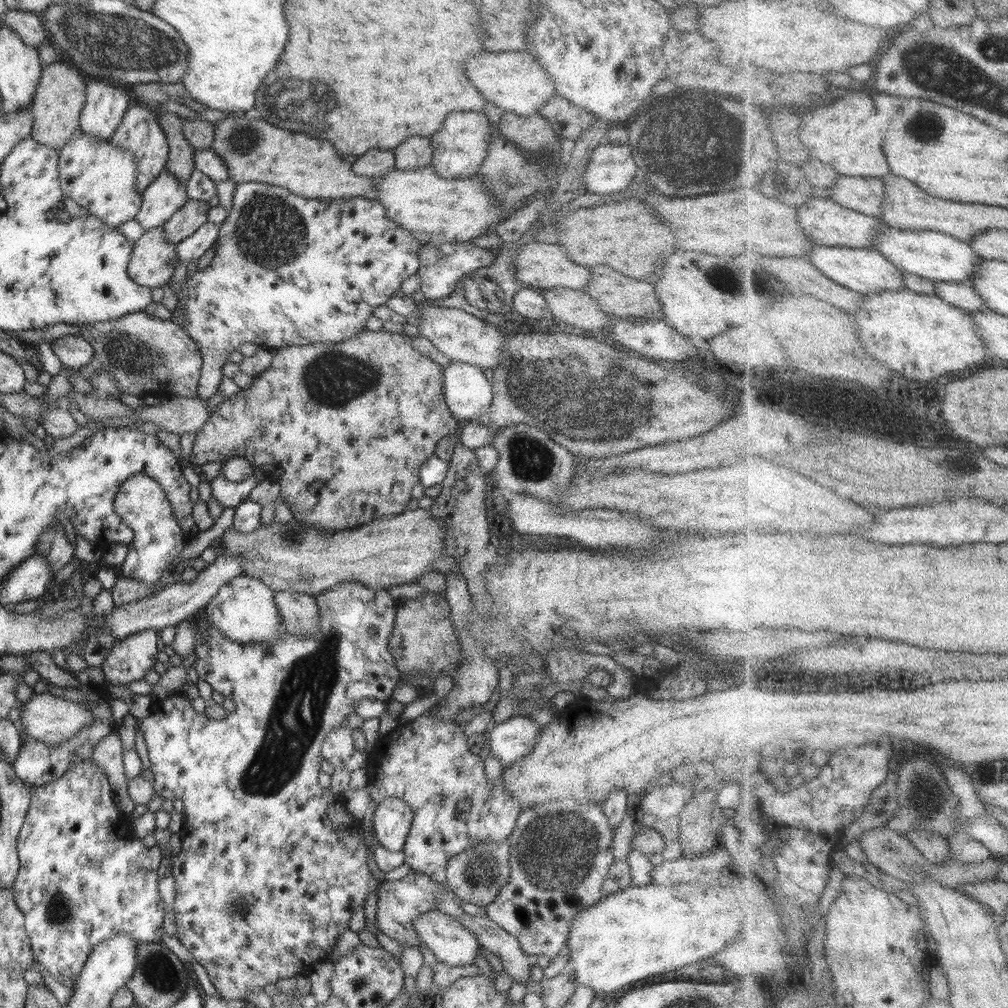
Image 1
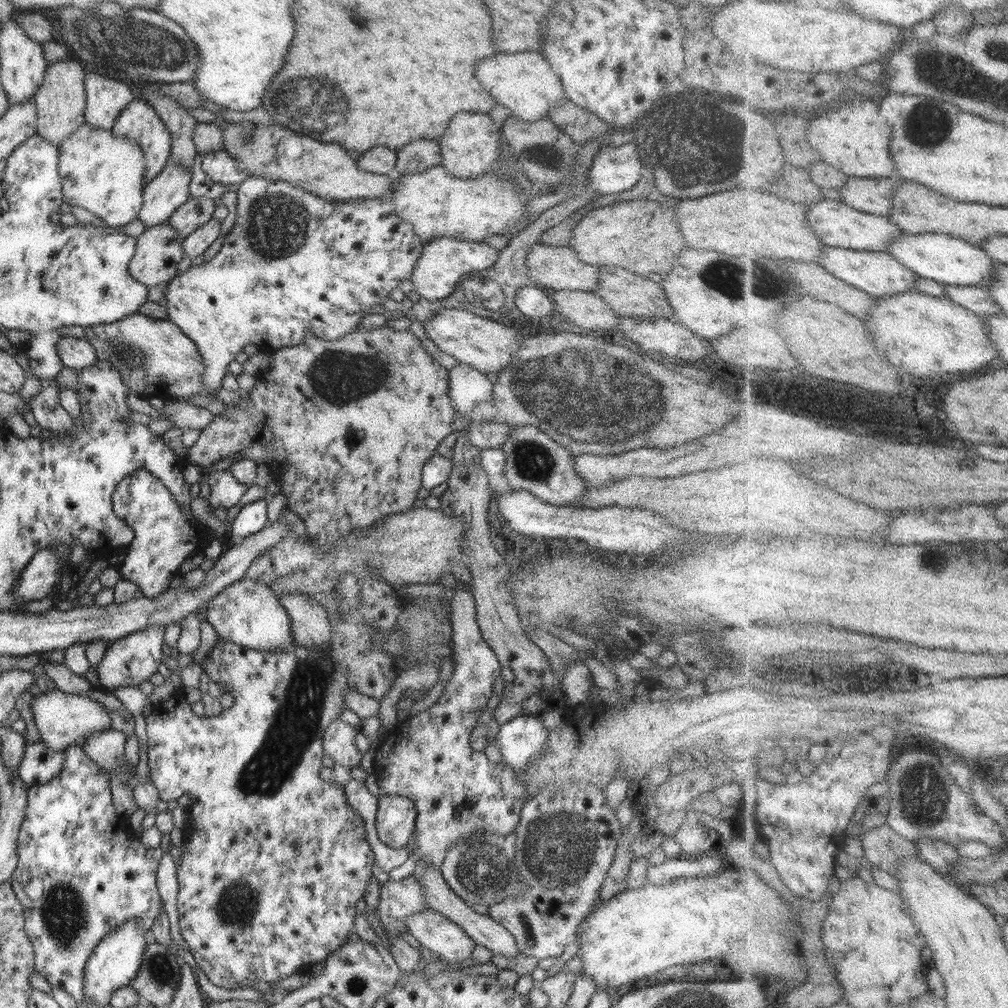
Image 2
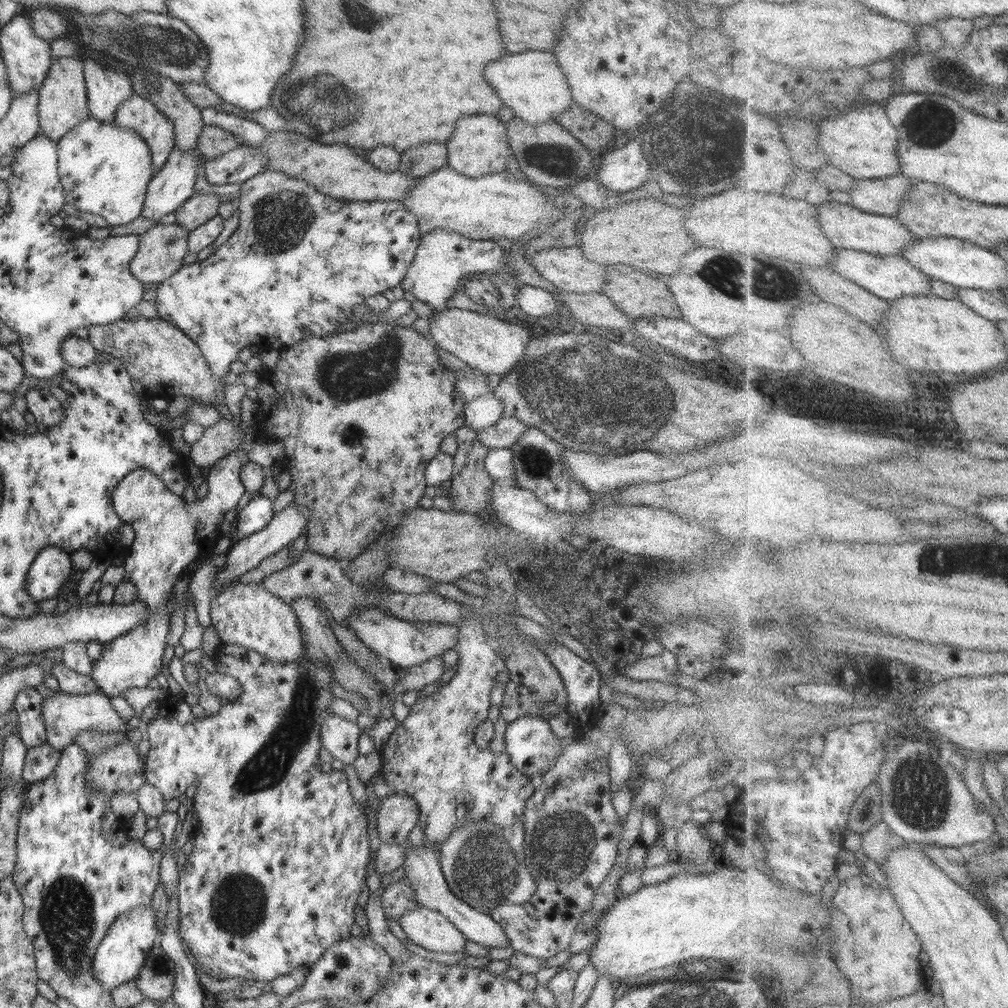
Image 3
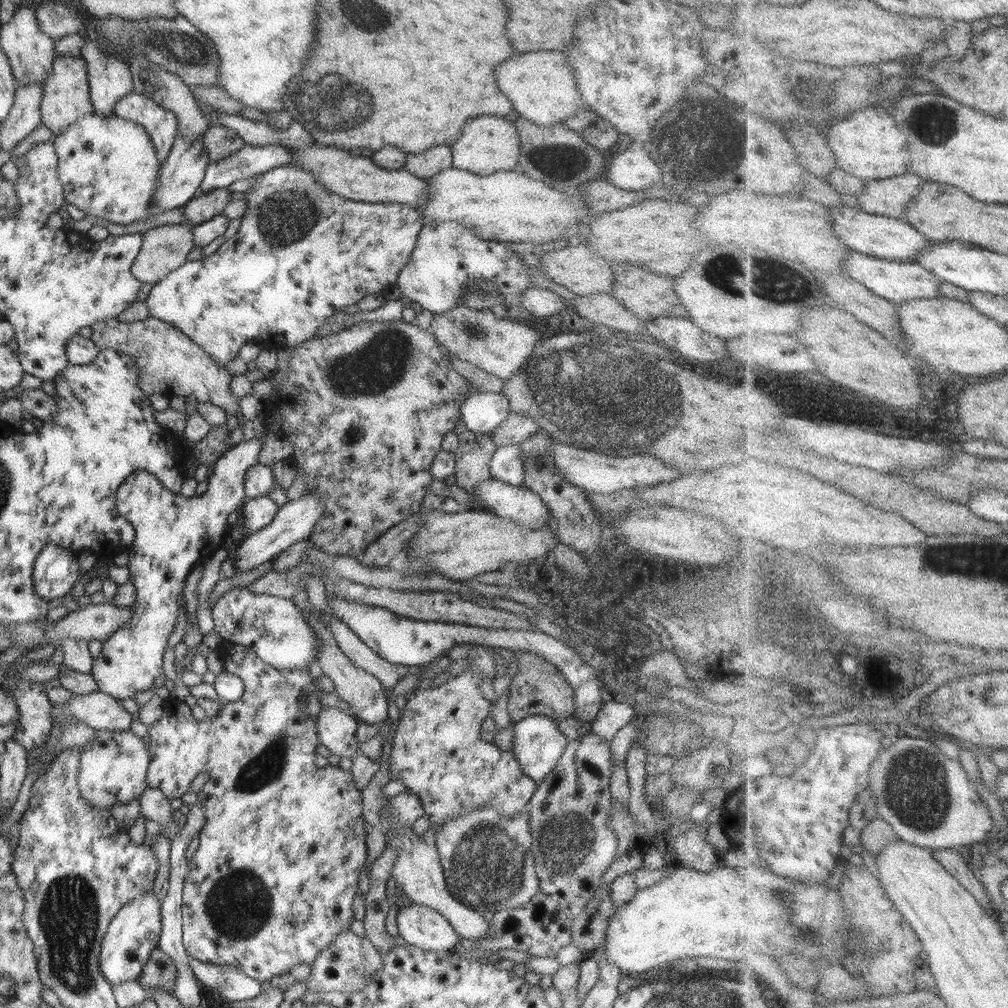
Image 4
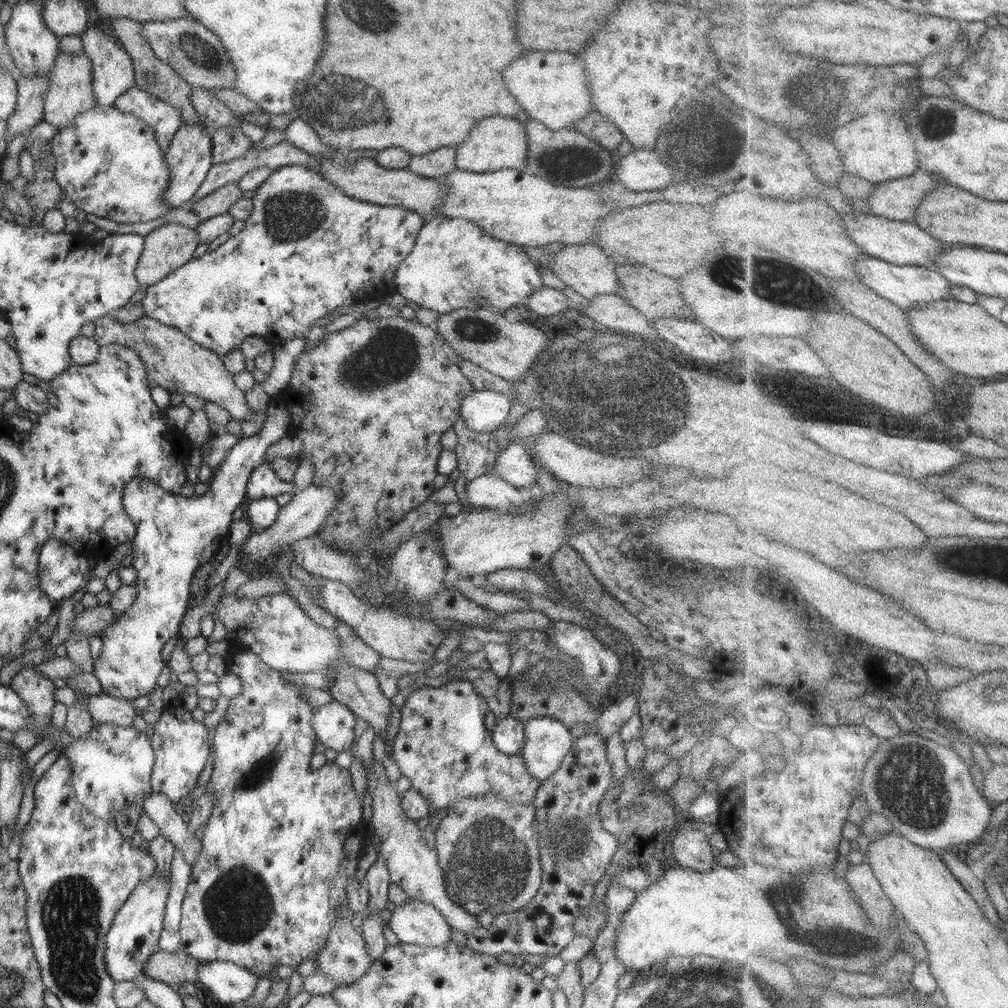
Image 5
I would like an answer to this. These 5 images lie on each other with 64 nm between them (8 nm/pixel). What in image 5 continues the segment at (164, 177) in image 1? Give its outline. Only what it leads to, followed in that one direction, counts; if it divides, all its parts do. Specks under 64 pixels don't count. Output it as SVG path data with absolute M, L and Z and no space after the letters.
M200 122L183 124L178 129L178 132L175 132L174 138L164 155L168 165L169 177L163 197L167 202L167 206L178 208L184 202L194 198L194 194L198 192L202 181L206 178L210 167L213 165L210 129Z

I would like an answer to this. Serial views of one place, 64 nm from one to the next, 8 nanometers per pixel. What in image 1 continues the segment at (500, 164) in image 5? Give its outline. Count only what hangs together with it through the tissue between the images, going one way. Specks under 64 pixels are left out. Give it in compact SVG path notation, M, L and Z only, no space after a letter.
M454 112L448 114L443 125L429 138L432 147L431 165L440 178L463 179L474 176L486 158L491 136L496 127L482 112Z

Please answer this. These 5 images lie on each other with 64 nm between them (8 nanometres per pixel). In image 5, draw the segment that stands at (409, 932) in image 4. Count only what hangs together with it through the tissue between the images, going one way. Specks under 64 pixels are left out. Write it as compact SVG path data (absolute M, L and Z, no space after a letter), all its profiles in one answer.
M421 900L396 904L388 921L400 943L436 949L452 942L451 925L445 916Z

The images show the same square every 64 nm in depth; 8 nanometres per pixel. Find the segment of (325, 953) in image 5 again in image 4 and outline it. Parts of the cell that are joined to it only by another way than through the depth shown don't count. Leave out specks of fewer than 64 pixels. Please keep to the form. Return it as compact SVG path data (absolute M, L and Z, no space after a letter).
M350 929L340 932L311 964L312 974L307 980L307 990L313 993L337 991L346 995L358 993L372 981L372 975L382 969L382 956L383 953L374 948L366 937L356 936Z

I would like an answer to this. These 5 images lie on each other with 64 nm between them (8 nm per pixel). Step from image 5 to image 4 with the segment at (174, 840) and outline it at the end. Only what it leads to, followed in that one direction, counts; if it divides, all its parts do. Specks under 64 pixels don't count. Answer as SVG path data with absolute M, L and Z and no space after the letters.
M146 787L138 798L143 817L160 824L161 828L167 832L167 842L170 842L181 833L181 830L178 822L173 823L171 819L170 815L174 809L170 807L168 800L169 798L166 798L160 789L152 787Z

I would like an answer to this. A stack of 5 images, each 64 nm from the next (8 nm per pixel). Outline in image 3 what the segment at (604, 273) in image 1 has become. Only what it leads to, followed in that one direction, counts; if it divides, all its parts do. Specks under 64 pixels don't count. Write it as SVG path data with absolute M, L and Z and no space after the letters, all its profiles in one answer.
M622 264L607 265L607 281L604 283L602 294L605 294L612 302L630 318L642 318L642 316L668 316L672 318L672 310L678 308L676 296L668 292L668 286L662 280L650 278L634 268L622 266Z

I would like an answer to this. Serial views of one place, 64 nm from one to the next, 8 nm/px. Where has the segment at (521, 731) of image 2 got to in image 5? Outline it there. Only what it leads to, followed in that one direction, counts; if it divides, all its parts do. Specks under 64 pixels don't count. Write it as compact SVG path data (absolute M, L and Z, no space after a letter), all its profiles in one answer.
M550 717L529 718L523 726L524 746L519 751L528 772L542 782L561 766L574 738L563 722Z

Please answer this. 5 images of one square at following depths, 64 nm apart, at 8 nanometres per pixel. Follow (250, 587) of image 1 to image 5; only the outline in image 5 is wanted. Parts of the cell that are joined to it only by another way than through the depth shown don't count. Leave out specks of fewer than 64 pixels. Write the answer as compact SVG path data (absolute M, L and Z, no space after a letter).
M236 594L222 595L216 606L216 616L226 628L230 643L248 648L270 668L279 672L325 672L328 664L341 655L341 641L335 629L322 627L298 605L291 594L236 598Z

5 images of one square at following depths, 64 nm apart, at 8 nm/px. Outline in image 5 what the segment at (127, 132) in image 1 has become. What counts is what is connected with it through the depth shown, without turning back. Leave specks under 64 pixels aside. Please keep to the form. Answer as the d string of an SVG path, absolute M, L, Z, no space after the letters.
M133 86L120 96L113 105L118 111L143 120L149 128L156 132L156 142L167 151L175 132L183 125L180 111L152 97L141 88Z

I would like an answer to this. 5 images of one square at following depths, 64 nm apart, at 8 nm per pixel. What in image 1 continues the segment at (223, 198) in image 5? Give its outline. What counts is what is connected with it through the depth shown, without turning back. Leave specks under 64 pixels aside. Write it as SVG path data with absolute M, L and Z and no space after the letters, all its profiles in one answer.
M189 199L162 226L166 239L170 243L180 243L192 236L200 226L208 223L207 214L211 208L206 201Z

